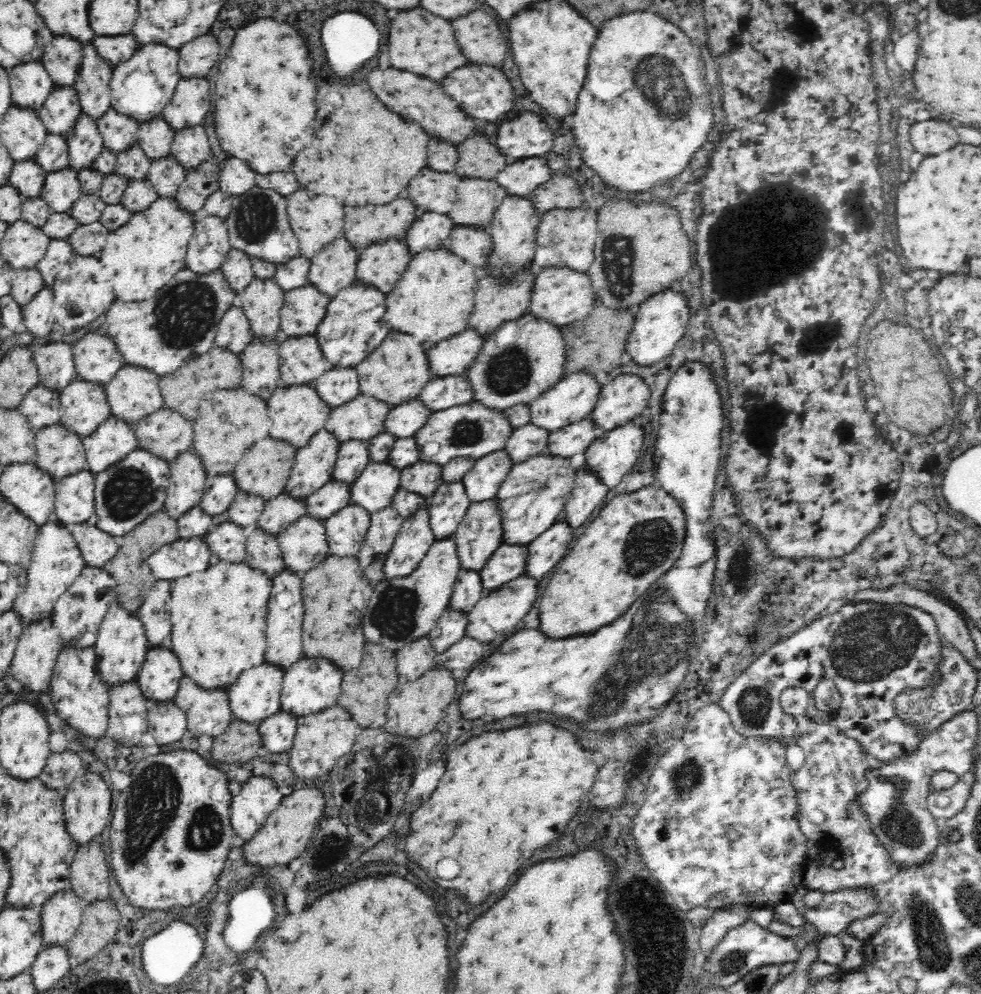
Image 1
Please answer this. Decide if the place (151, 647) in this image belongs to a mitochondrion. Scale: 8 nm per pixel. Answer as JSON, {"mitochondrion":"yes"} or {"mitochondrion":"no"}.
{"mitochondrion":"no"}

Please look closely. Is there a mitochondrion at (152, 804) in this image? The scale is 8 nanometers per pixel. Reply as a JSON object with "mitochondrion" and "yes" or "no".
{"mitochondrion":"yes"}

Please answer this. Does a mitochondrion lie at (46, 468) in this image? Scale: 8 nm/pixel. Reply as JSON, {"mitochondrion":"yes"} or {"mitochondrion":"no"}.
{"mitochondrion":"no"}

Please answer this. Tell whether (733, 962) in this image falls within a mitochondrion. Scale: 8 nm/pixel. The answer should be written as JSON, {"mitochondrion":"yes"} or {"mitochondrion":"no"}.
{"mitochondrion":"yes"}

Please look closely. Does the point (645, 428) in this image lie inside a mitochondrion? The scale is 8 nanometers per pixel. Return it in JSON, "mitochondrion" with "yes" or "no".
{"mitochondrion":"no"}

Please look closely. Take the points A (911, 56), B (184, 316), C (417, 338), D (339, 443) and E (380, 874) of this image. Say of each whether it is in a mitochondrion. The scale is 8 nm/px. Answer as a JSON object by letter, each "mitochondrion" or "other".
{"A":"other","B":"mitochondrion","C":"other","D":"other","E":"other"}

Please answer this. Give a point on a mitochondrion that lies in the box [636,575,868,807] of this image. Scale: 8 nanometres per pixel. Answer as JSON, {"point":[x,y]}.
{"point":[753,705]}

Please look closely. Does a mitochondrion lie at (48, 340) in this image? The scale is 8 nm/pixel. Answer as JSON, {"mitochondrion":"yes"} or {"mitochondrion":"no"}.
{"mitochondrion":"no"}

